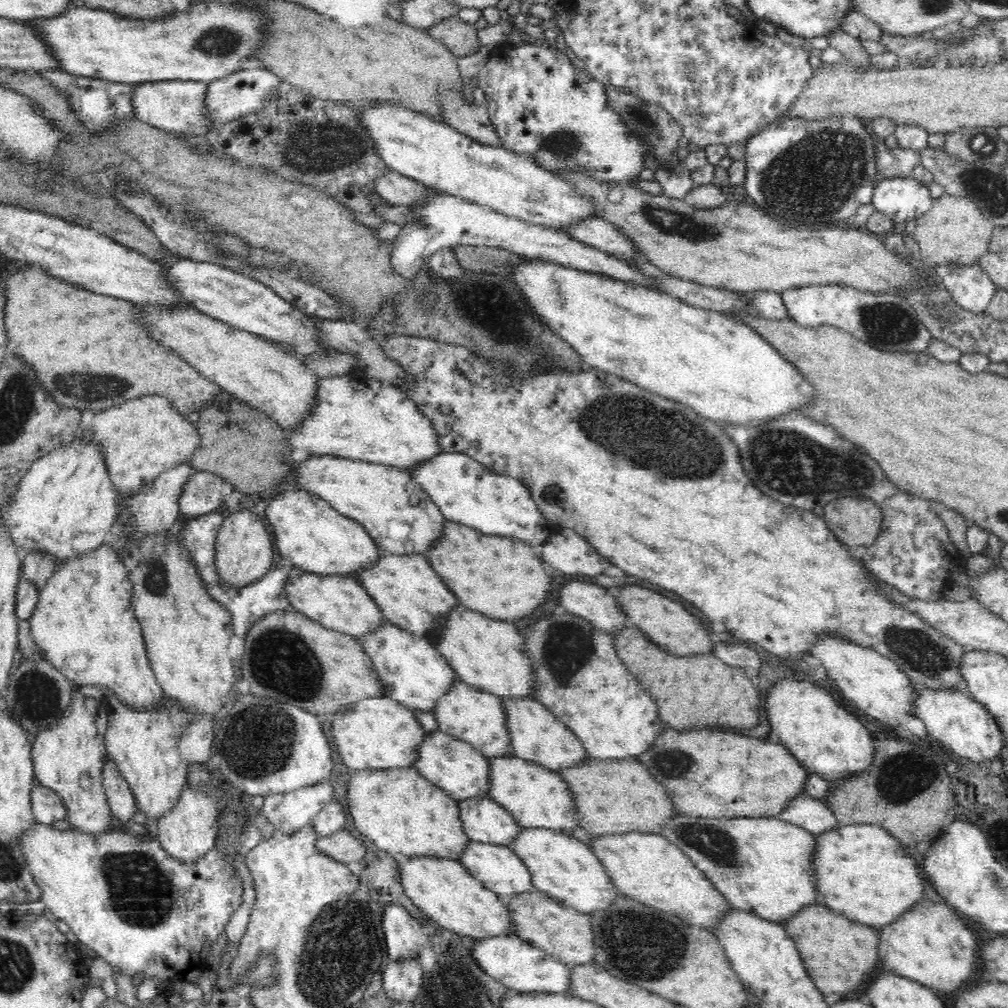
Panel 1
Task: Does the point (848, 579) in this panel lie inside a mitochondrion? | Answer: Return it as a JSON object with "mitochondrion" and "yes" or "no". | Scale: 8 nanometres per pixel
{"mitochondrion":"no"}

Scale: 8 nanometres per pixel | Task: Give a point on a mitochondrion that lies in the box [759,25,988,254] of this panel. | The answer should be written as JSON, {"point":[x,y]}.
{"point":[965,39]}

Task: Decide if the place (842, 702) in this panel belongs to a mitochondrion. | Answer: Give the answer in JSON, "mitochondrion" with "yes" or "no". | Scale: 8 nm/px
{"mitochondrion":"no"}

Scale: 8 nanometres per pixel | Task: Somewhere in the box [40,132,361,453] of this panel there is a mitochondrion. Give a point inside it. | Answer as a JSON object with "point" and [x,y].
{"point":[65,386]}

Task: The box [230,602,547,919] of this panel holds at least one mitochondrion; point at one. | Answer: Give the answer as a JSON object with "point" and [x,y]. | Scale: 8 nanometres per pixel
{"point":[283,659]}

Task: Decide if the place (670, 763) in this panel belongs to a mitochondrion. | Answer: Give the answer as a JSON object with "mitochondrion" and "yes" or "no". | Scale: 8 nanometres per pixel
{"mitochondrion":"yes"}

